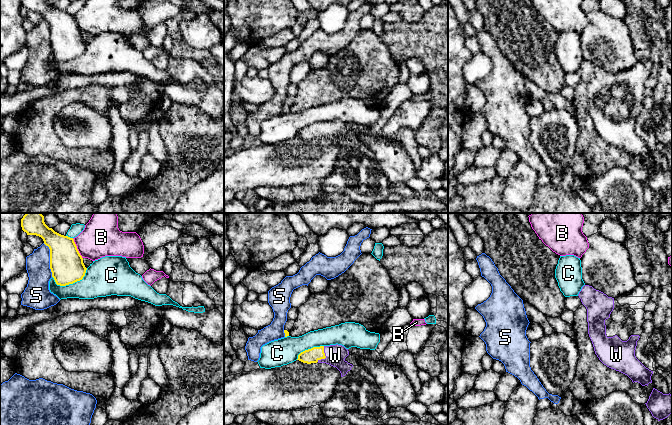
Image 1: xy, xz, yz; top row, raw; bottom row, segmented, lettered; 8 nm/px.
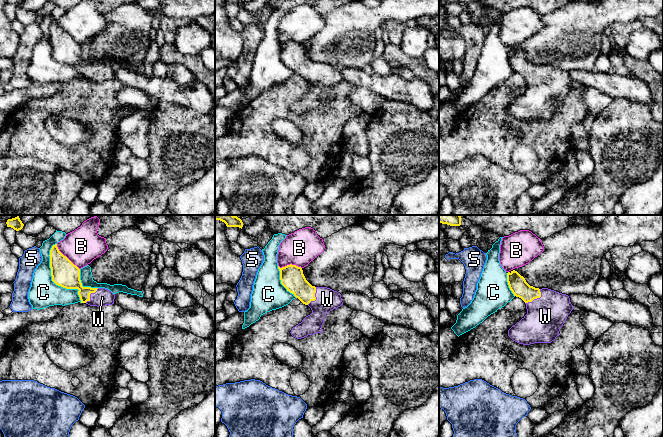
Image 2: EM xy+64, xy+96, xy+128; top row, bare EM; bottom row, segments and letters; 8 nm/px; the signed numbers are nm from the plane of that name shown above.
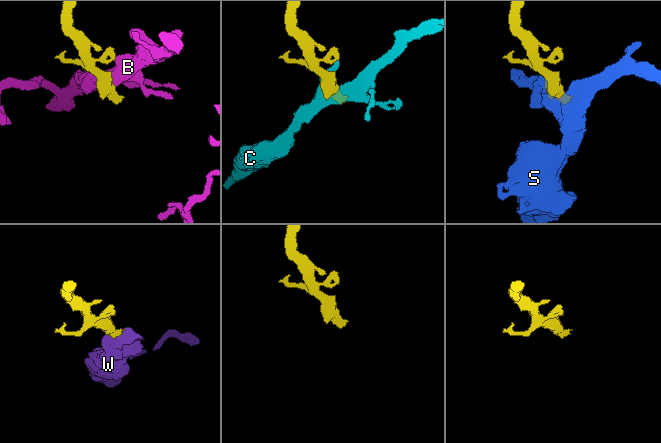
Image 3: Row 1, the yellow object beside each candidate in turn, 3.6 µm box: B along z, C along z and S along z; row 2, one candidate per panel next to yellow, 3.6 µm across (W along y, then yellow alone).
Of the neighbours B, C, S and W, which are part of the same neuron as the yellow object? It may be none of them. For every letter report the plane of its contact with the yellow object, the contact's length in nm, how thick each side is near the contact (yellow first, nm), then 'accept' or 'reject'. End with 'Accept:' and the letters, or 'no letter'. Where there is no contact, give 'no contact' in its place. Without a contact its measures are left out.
B: xy | 190 nm | 260/280 nm | reject
C: xy | 300 nm | 260/280 nm | reject
S: xy | 280 nm | 260/190 nm | reject
W: xz | 140 nm | 120/160 nm | accept
Accept: W

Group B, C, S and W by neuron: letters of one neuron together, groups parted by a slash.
B / C / S / W

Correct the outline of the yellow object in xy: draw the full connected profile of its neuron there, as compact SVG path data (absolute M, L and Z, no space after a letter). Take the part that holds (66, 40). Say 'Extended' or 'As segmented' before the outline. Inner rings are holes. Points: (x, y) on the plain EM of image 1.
As segmented. M21 0L27 11L43 15L50 25L50 45L57 61L66 62L80 57L87 44L73 14L61 11L46 0Z

